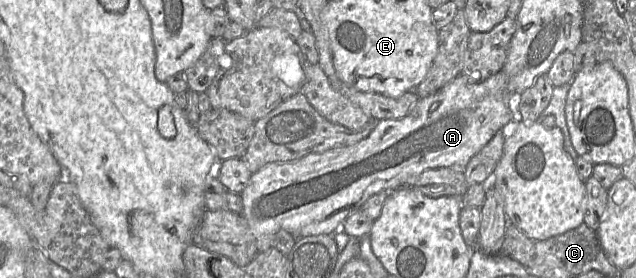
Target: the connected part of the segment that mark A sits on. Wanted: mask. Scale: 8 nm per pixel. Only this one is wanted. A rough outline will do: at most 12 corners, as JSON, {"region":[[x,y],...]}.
{"region":[[502,70],[458,75],[354,145],[252,173],[257,252],[334,234],[409,177],[466,169],[513,119]]}

